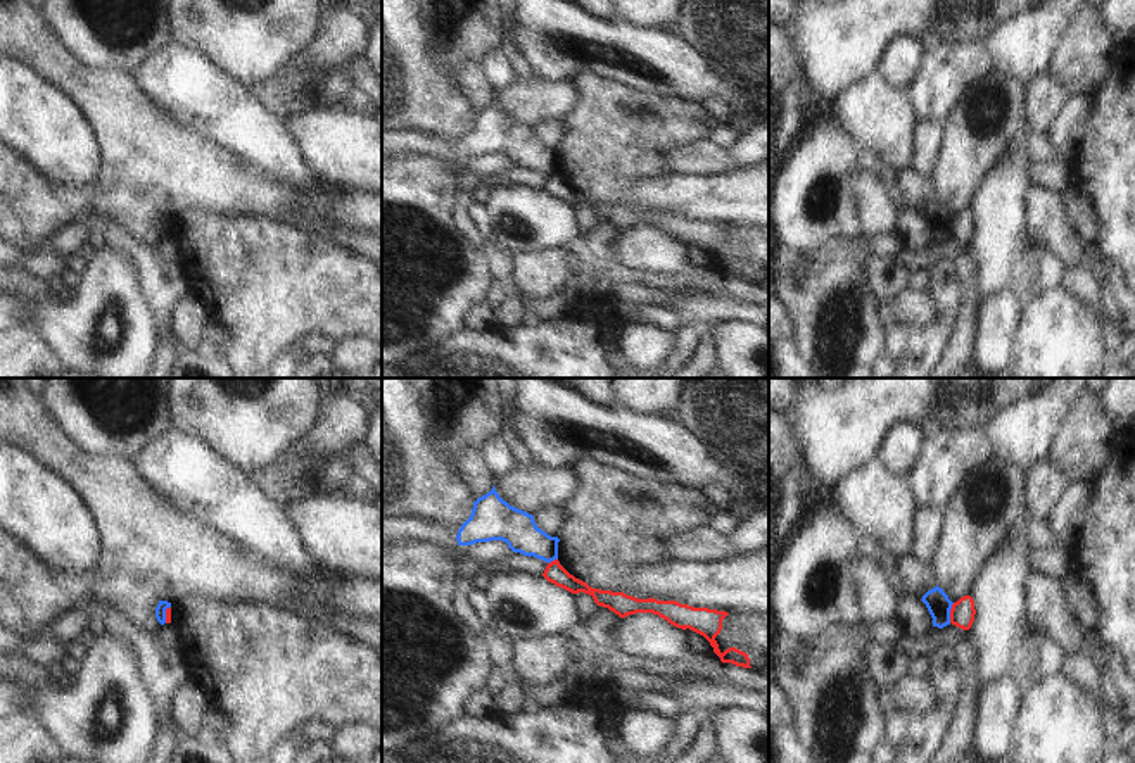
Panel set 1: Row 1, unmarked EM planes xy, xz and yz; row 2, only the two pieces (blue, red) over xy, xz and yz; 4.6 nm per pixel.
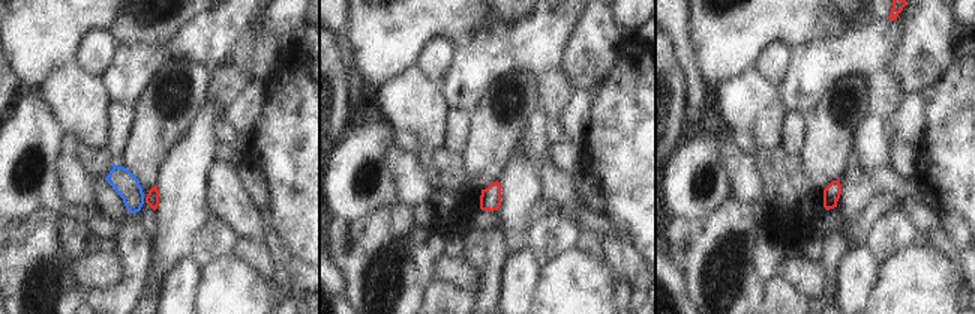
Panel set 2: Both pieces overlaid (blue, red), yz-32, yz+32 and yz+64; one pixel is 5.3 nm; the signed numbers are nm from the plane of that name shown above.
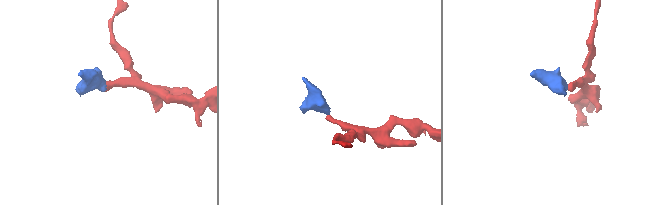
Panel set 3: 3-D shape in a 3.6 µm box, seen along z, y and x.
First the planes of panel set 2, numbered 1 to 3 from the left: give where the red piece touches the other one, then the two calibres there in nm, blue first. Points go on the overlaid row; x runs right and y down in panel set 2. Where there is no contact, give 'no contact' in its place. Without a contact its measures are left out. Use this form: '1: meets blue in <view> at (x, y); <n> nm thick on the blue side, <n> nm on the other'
1: no contact
2: no contact
3: no contact

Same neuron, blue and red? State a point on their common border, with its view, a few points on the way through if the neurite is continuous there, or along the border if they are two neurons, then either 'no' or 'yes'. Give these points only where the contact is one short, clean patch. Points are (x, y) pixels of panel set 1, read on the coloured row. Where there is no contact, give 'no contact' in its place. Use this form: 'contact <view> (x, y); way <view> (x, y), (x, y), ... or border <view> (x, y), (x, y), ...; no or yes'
contact yz (949, 613); border yz (954, 603), (949, 622); no

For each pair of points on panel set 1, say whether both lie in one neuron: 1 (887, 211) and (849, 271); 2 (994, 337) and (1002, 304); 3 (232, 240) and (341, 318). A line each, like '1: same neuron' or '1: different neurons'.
1: different neurons
2: same neuron
3: same neuron

